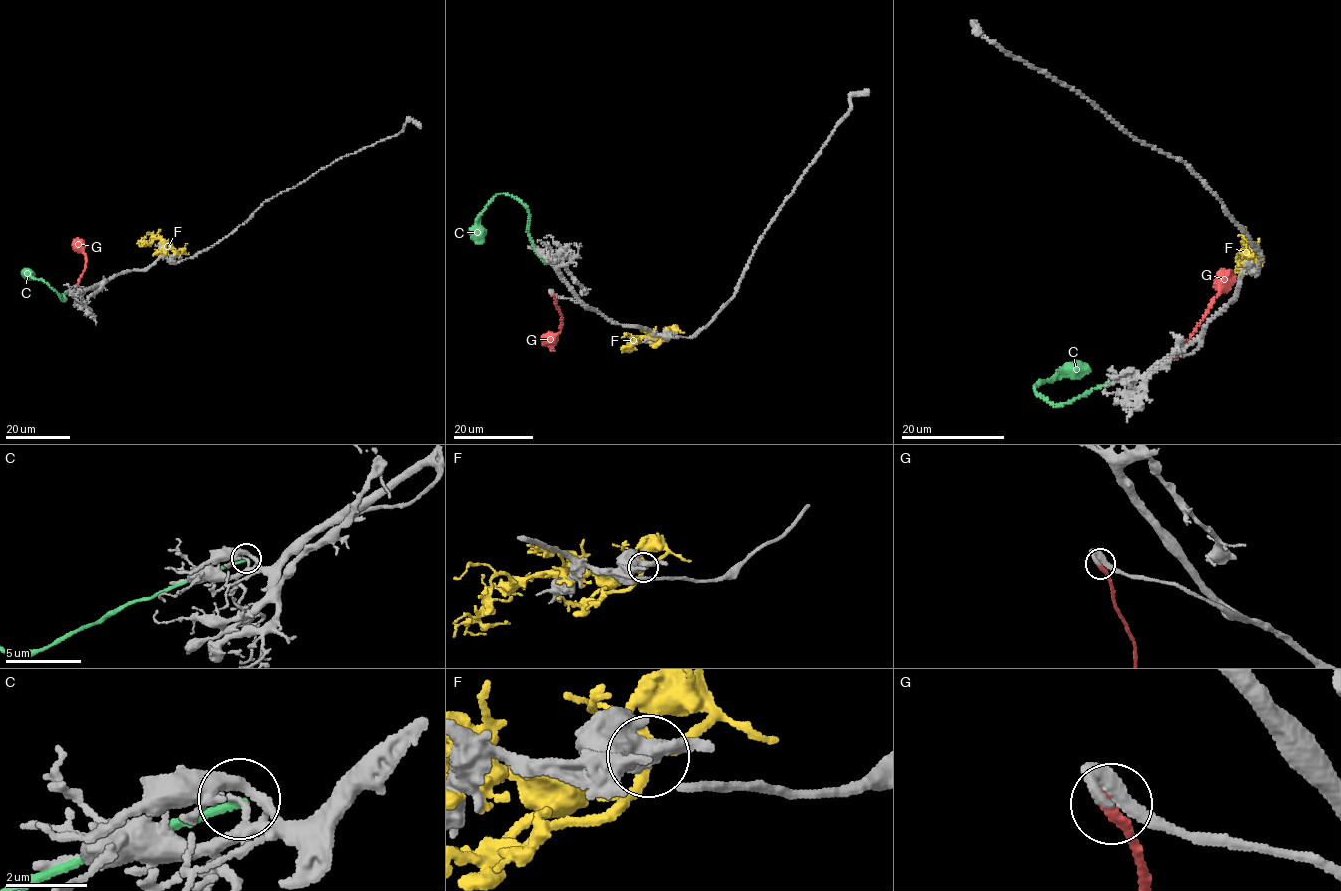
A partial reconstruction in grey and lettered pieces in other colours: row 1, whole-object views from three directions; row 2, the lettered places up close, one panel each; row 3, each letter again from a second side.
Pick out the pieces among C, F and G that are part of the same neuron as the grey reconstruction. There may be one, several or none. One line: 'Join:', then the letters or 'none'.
Join: G

